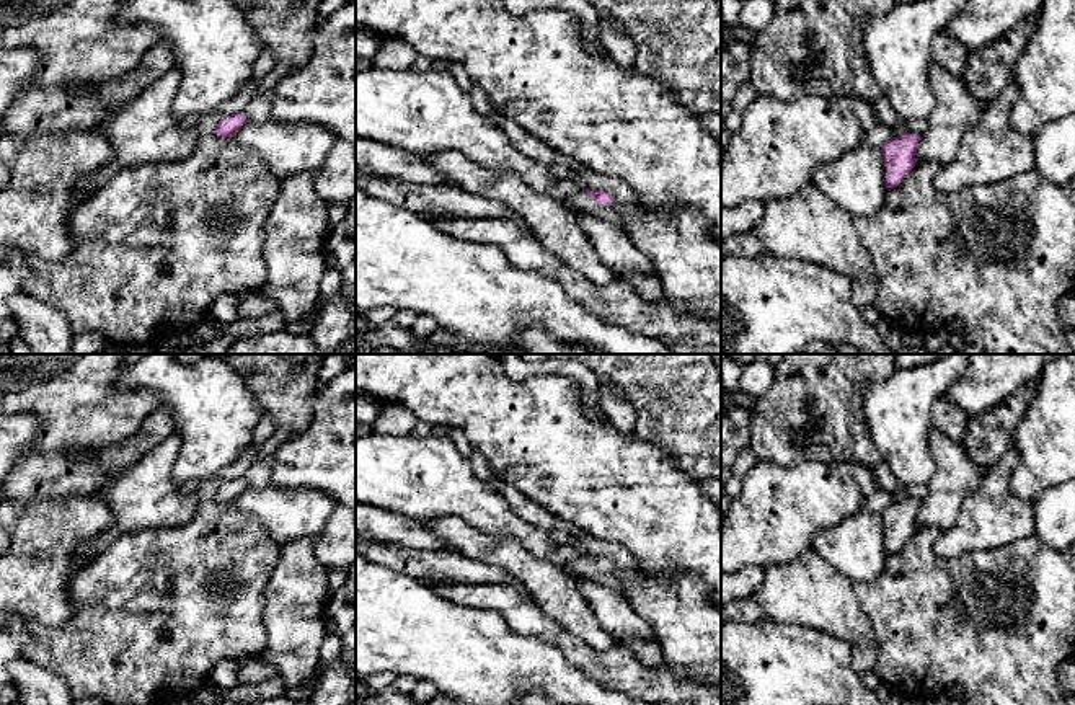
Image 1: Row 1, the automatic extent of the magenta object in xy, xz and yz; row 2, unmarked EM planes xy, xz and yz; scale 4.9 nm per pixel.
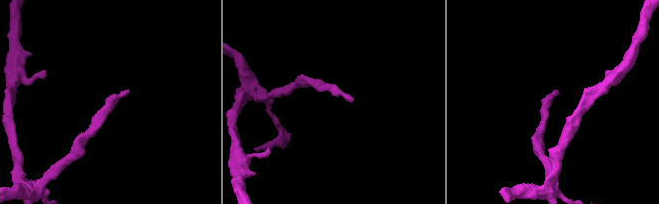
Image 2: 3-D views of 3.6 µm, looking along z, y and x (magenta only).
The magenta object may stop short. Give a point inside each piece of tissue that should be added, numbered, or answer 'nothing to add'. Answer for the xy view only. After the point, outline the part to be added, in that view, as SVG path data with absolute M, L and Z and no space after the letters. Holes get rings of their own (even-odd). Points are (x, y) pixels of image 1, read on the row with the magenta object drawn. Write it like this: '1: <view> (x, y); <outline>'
1: xy (207, 124); M214 113L214 114L204 114L202 119L199 121L199 124L196 126L196 132L204 137L207 134L214 134L215 126L219 124L219 121L225 118L225 114L222 113Z

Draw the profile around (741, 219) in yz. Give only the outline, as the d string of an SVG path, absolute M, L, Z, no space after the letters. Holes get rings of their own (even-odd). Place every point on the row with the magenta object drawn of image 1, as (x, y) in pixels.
M749 201L734 207L721 207L721 240L754 232L762 215L762 201Z

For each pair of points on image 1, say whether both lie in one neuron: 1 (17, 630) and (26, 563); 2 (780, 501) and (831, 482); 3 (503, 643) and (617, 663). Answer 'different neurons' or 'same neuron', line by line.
1: different neurons
2: same neuron
3: different neurons

